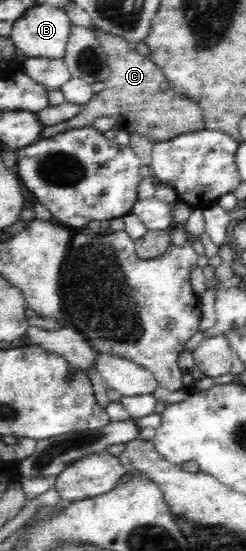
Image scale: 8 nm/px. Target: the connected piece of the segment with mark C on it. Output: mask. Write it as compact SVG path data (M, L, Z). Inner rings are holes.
M95 25L92 29L111 67L109 77L104 81L103 89L95 93L83 106L81 113L69 121L47 125L41 133L41 139L54 137L55 134L64 133L69 129L92 127L95 119L101 116L111 116L117 122L117 128L126 130L129 134L137 133L153 144L185 133L205 130L205 114L201 106L188 97L175 93L156 64L135 50L135 42L127 41L119 35L105 33Z

